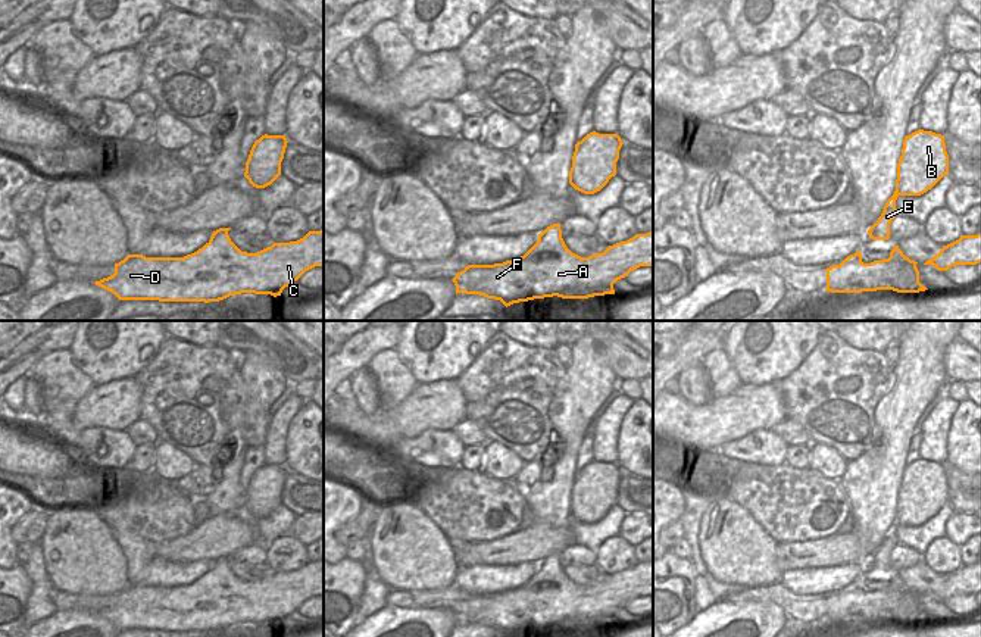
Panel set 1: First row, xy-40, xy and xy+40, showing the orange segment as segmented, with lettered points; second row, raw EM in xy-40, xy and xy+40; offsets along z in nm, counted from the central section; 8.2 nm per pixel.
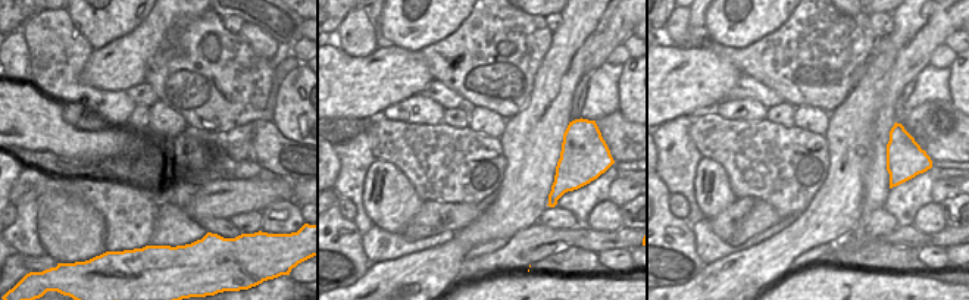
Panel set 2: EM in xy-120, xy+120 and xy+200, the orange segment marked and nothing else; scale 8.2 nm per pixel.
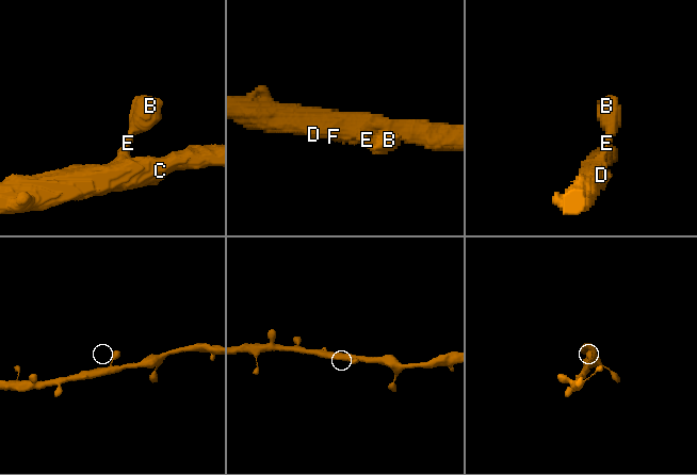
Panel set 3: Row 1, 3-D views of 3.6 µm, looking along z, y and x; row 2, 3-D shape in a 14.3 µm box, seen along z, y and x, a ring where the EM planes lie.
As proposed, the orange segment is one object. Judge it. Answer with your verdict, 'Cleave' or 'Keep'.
Keep.

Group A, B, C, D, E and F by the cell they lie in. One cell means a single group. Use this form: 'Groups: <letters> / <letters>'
Groups: A B C D E F.

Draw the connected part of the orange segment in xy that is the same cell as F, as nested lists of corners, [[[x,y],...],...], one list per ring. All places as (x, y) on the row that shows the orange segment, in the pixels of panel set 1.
[[[553,224],[538,234],[538,241],[524,256],[494,265],[468,265],[452,281],[456,294],[479,294],[507,307],[553,296],[615,294],[613,284],[640,266],[653,268],[653,231],[581,257],[566,247],[560,224]]]

